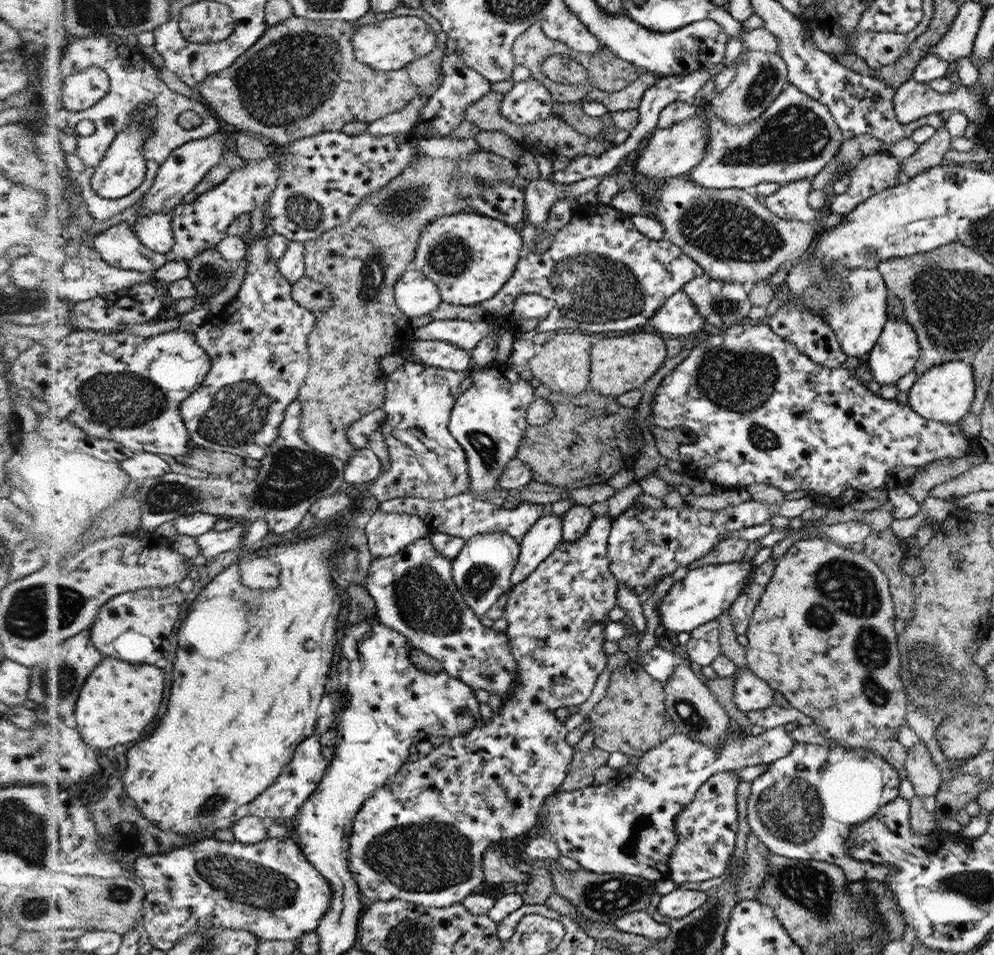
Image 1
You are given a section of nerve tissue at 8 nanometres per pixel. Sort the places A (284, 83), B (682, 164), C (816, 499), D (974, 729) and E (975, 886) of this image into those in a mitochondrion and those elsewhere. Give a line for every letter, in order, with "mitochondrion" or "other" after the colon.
A: mitochondrion
B: other
C: other
D: other
E: mitochondrion

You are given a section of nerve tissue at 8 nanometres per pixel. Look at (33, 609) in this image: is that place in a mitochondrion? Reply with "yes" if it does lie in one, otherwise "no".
yes

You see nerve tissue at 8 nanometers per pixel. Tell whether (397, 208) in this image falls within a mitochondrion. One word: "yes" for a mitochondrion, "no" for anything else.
yes

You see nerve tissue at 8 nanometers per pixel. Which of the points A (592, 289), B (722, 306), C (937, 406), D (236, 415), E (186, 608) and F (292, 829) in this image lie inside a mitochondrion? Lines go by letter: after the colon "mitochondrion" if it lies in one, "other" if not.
A: mitochondrion
B: mitochondrion
C: other
D: mitochondrion
E: other
F: other

